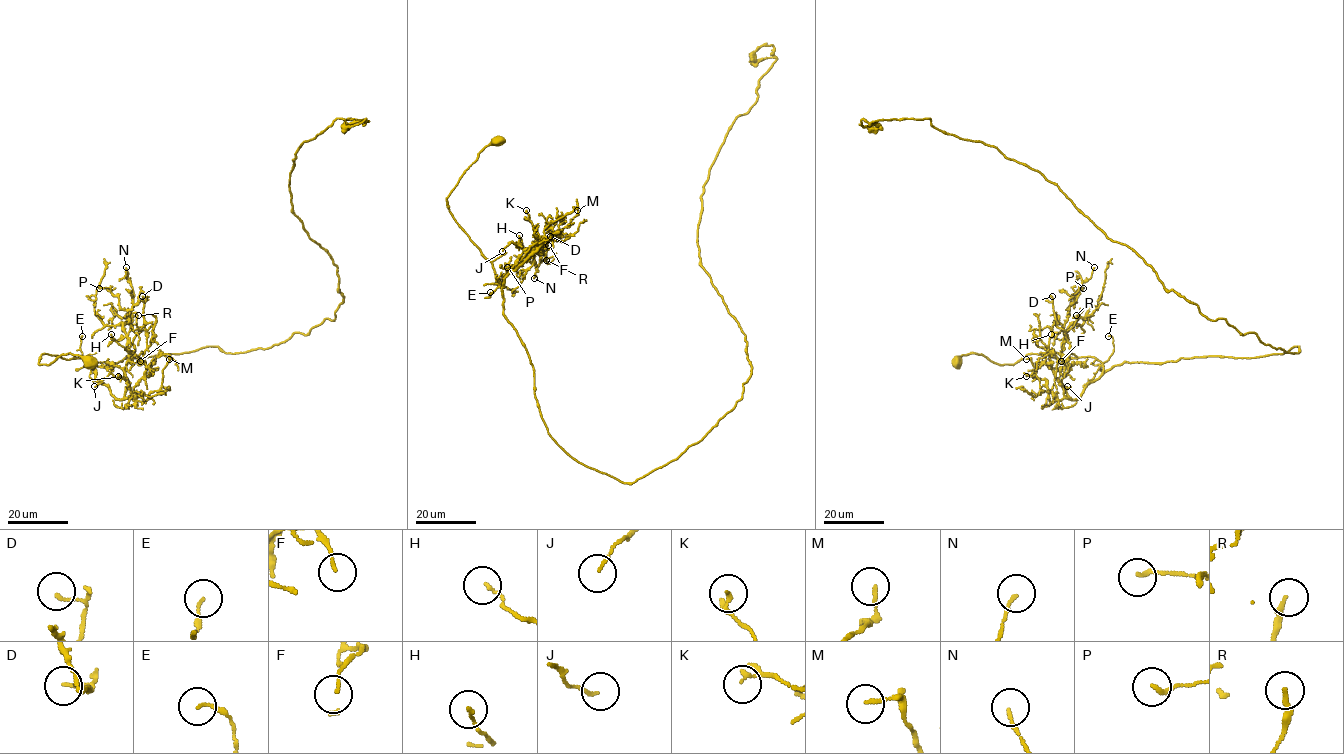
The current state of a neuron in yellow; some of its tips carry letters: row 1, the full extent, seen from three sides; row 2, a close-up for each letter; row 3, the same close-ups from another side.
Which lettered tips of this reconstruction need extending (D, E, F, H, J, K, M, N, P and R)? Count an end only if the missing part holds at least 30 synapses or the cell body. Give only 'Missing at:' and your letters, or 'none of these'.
Missing at: none of these

